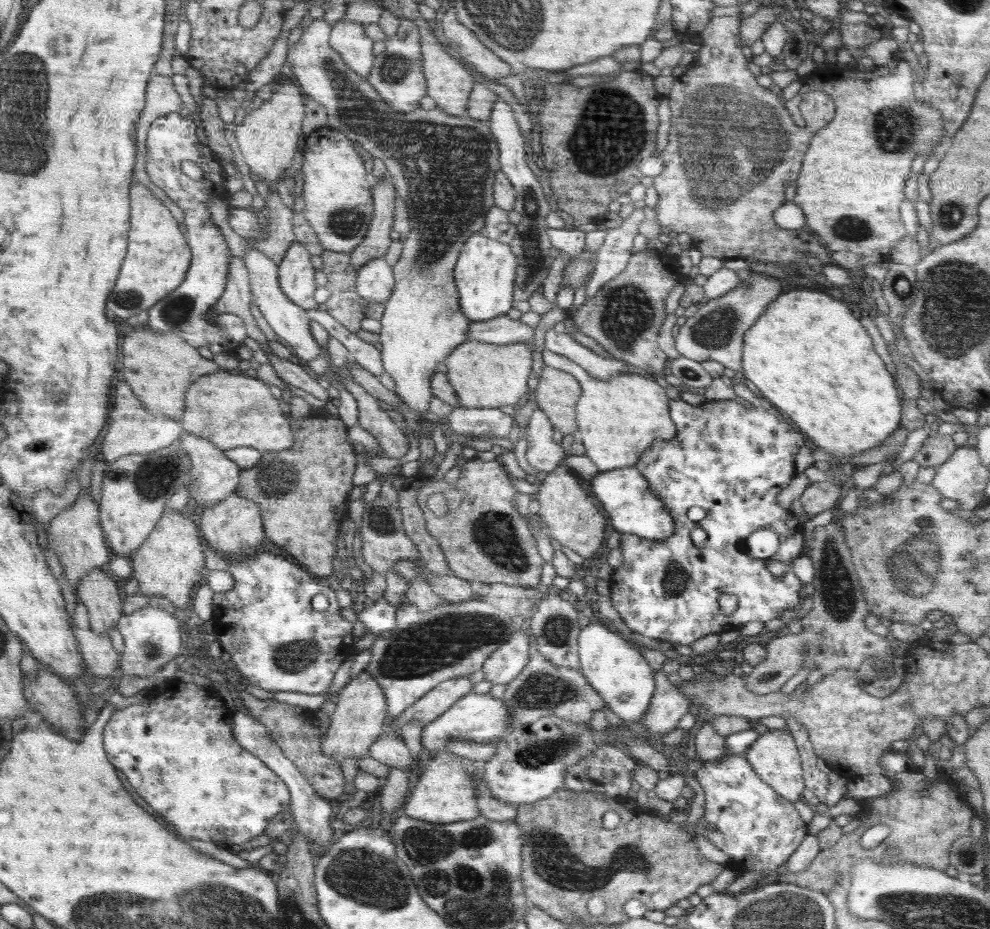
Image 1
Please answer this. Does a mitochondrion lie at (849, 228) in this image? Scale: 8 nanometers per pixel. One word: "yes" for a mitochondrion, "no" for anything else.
yes

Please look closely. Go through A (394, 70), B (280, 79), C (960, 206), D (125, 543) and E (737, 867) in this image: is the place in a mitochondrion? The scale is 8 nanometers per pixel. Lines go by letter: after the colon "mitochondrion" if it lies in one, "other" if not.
A: mitochondrion
B: other
C: mitochondrion
D: other
E: other

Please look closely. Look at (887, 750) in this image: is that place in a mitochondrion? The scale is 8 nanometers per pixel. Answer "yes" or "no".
no

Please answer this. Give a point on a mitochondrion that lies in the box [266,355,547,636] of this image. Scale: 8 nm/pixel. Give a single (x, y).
(494, 533)

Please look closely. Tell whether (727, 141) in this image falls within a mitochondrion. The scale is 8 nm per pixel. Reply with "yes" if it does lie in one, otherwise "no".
yes

